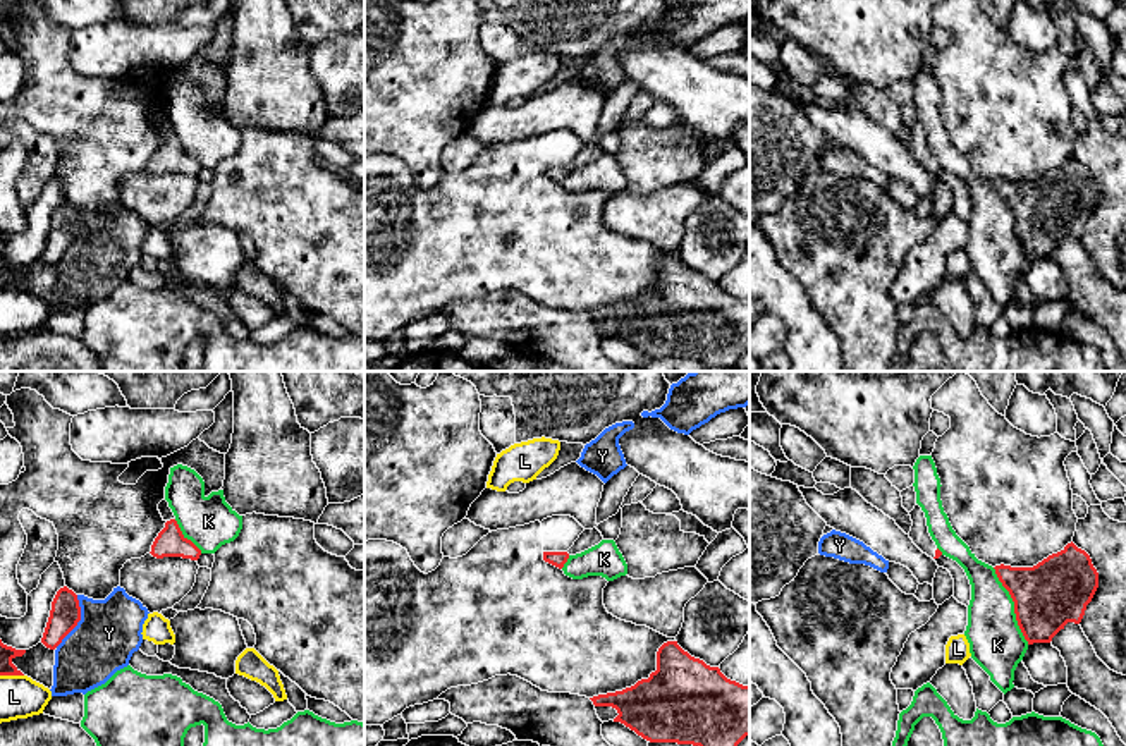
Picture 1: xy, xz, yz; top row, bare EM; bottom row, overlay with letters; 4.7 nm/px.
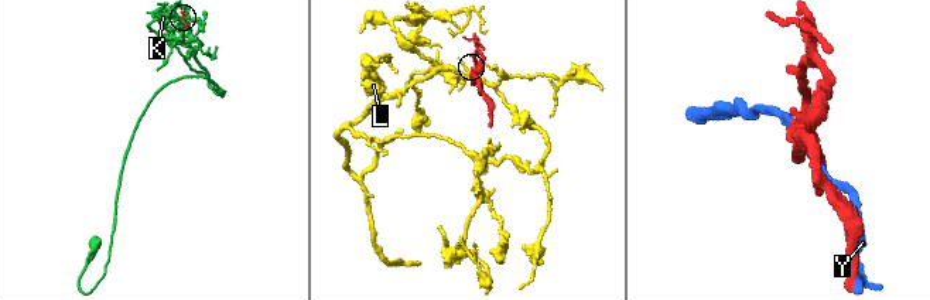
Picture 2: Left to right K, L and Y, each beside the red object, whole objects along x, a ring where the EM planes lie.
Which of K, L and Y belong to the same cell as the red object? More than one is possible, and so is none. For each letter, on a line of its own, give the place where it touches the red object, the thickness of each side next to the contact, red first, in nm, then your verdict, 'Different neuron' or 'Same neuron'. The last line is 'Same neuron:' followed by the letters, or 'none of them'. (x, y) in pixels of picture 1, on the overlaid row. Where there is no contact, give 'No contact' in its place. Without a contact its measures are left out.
K: Touches red at yz (1015, 605). Thickness 320 nm (red) against 260 nm. Different neuron
L: Touches red at xy (12, 674). Thickness 70 nm (red) against 200 nm. Different neuron
Y: Touches red at xy (79, 619). Thickness 140 nm (red) against 300 nm. Different neuron
Same neuron: none of them

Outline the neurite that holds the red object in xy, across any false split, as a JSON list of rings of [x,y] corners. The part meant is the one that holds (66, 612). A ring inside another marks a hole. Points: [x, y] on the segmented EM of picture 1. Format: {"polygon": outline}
{"polygon": [[[67,586],[60,588],[52,602],[50,617],[41,643],[46,648],[55,650],[79,621],[81,607],[77,595]]]}

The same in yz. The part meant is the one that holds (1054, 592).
{"polygon": [[[1073,541],[1033,567],[994,569],[1014,602],[1028,645],[1050,643],[1068,622],[1080,624],[1098,588],[1090,555]]]}

